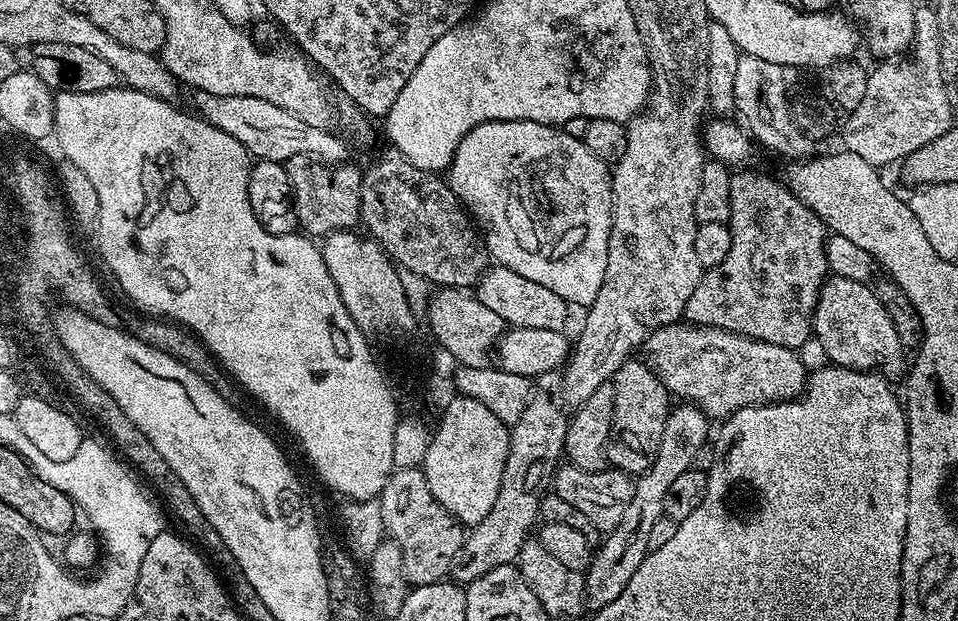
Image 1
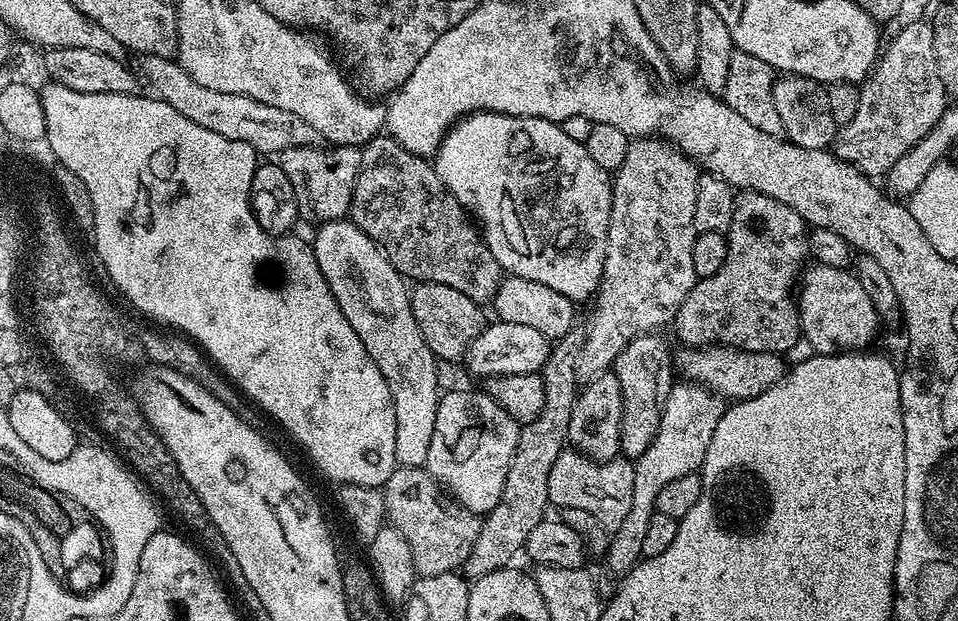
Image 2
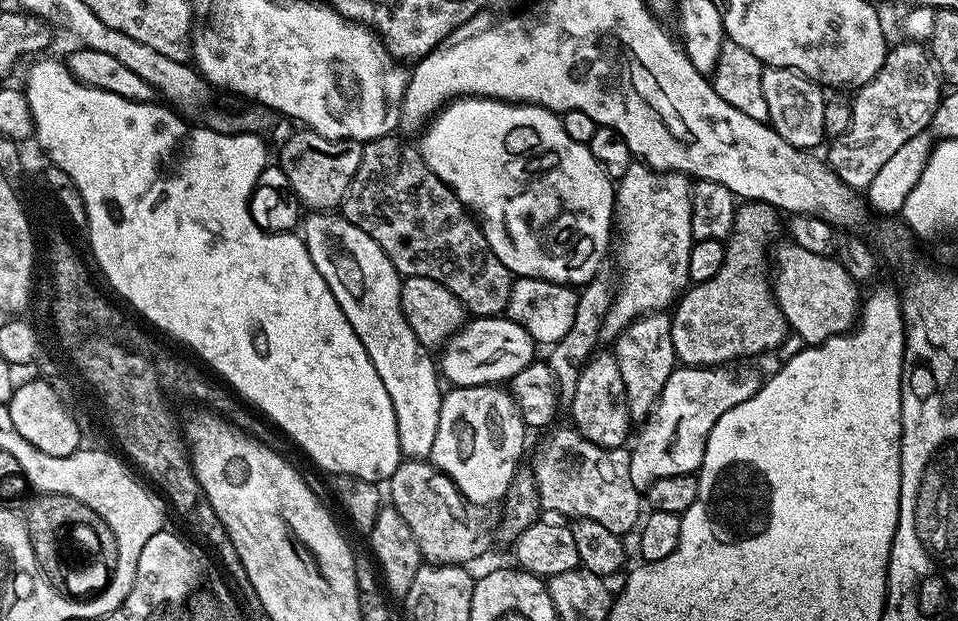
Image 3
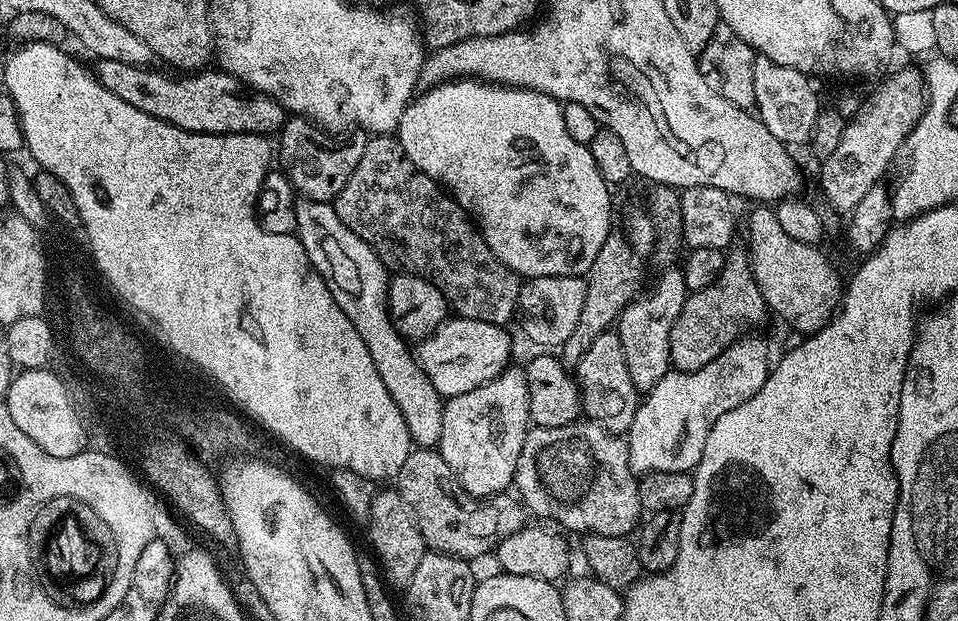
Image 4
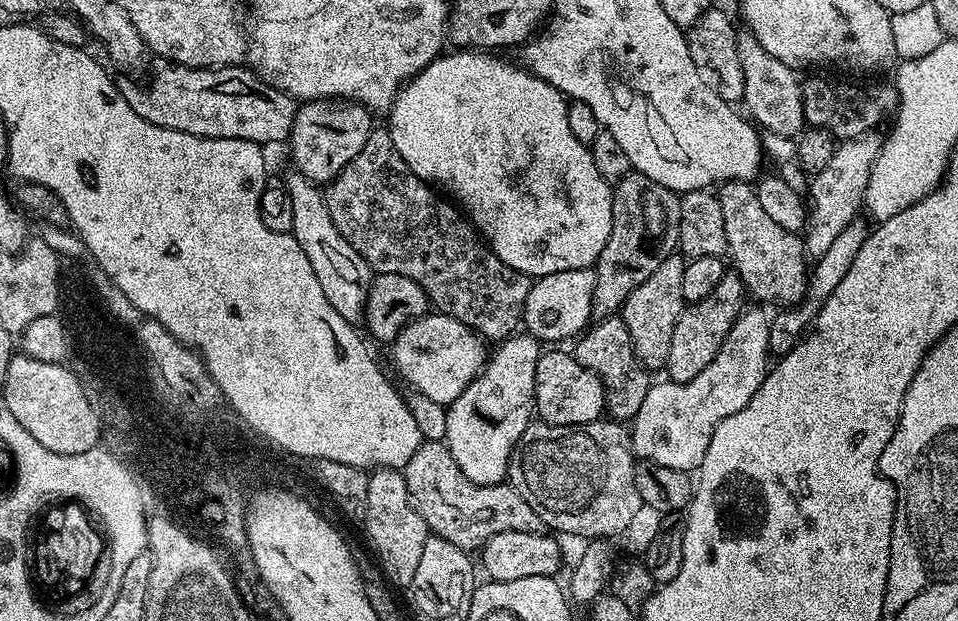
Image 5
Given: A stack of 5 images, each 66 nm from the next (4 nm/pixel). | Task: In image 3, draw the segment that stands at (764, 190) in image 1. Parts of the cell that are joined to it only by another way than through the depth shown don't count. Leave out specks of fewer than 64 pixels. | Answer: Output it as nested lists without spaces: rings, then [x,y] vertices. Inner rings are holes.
[[[761,200],[744,202],[737,207],[732,223],[732,232],[724,246],[722,270],[701,284],[692,284],[677,299],[671,313],[672,329],[670,338],[674,342],[677,361],[684,366],[720,366],[725,362],[736,362],[739,356],[760,356],[763,352],[775,353],[779,345],[790,333],[780,304],[772,294],[770,283],[770,245],[777,239],[776,231],[781,231],[781,213]]]

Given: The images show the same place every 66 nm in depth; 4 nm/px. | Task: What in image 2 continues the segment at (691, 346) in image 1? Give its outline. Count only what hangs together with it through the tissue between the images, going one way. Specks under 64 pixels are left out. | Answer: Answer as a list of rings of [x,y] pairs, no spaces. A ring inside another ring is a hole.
[[[731,346],[681,347],[674,356],[674,368],[685,381],[701,384],[710,392],[732,402],[748,400],[766,391],[770,385],[785,379],[786,364],[775,352],[743,352]]]

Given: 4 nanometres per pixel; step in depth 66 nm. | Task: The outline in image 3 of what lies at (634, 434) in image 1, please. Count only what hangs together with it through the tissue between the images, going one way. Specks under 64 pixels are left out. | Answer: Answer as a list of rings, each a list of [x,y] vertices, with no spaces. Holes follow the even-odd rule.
[[[667,311],[652,312],[648,316],[638,317],[630,326],[626,326],[614,341],[614,355],[622,374],[622,386],[626,386],[626,402],[633,421],[642,422],[650,415],[662,394],[662,386],[666,386],[666,378],[670,378],[672,371],[678,367],[674,342],[670,338],[671,329],[672,318]]]

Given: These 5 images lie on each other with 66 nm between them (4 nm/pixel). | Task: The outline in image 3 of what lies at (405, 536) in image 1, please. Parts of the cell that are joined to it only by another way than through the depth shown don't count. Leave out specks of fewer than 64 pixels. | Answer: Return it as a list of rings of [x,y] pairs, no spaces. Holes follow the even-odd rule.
[[[405,459],[394,470],[392,479],[387,481],[386,488],[392,491],[391,507],[406,518],[406,526],[410,526],[410,531],[414,534],[414,542],[418,542],[418,550],[421,557],[429,564],[458,564],[461,566],[471,565],[471,560],[476,560],[492,544],[492,536],[498,532],[498,516],[489,505],[475,504],[470,502],[465,496],[460,495],[460,491],[454,486],[454,482],[445,472],[440,472],[435,464],[428,460]]]

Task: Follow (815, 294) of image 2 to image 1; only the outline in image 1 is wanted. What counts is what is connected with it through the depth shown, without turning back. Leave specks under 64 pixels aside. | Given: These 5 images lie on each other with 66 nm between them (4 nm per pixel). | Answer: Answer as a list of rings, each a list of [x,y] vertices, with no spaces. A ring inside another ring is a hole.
[[[829,275],[820,288],[820,297],[812,315],[812,330],[814,337],[822,344],[827,359],[833,365],[841,368],[853,368],[859,372],[879,372],[885,378],[893,378],[905,371],[906,349],[898,338],[898,330],[894,330],[894,322],[890,322],[890,314],[878,302],[875,287],[865,282],[854,282],[850,278]]]

